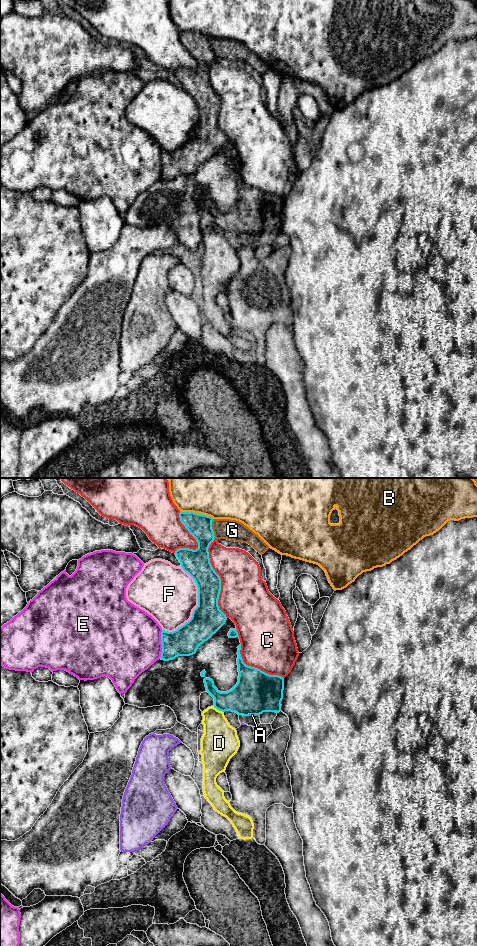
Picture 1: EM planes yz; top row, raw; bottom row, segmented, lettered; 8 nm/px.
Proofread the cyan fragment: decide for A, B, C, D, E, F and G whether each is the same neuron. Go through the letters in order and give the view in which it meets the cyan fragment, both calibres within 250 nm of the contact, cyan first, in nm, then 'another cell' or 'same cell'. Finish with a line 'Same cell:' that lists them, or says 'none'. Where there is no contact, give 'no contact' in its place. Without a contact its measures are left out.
A: yz | 340/20 nm | another cell
B: yz | 190/320 nm | another cell
C: yz | 220/400 nm | another cell
D: yz | 280/280 nm | another cell
E: yz | 240/500 nm | another cell
F: yz | 240/440 nm | another cell
G: yz | 190/170 nm | another cell
Same cell: none

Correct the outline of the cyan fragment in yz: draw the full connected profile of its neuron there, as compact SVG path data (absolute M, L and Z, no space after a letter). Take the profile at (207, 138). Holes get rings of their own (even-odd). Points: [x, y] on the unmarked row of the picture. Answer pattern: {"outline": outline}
{"outline": "M194 32L179 33L180 41L196 59L198 68L179 68L175 75L181 87L195 101L198 108L198 126L191 139L173 152L161 152L161 180L169 181L178 176L190 176L210 159L226 142L226 135L219 129L220 96L213 89L208 68L214 61L213 38Z"}

